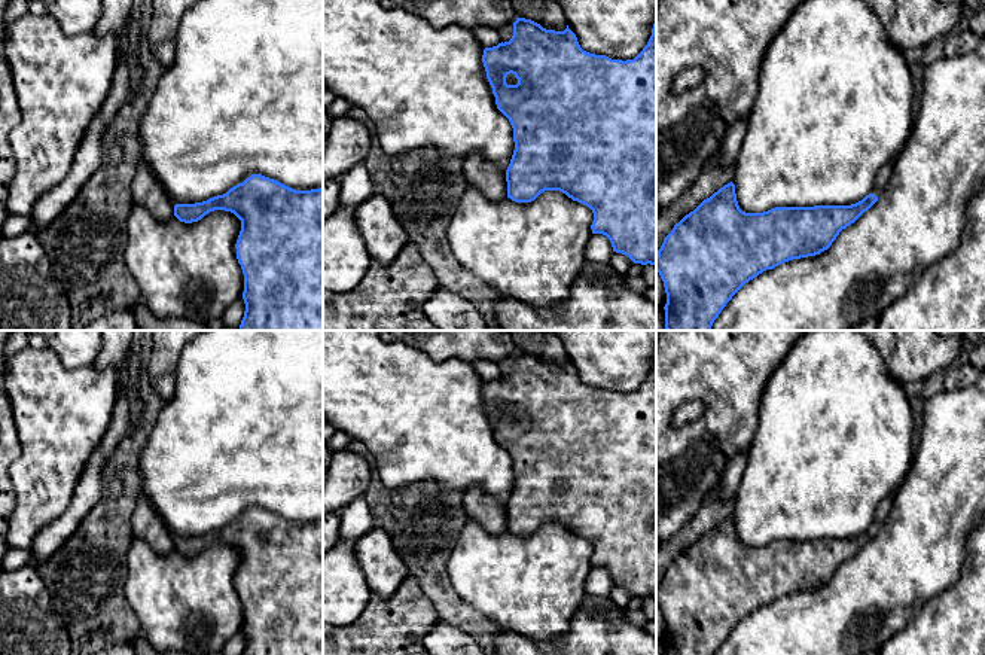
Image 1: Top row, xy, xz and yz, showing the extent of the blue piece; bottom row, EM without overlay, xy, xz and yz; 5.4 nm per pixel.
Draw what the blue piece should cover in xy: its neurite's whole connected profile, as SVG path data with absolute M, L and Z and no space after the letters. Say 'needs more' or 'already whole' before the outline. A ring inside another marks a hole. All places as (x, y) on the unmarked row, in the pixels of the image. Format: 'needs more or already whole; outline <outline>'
already whole; outline M251 508L223 528L195 537L176 537L174 549L180 555L192 557L214 543L231 545L241 554L235 578L244 607L246 645L241 655L323 655L323 520L295 524L274 512Z

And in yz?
needs more; outline M893 494L885 496L870 527L851 539L775 540L745 546L738 539L735 518L720 521L674 558L658 584L656 604L667 627L665 655L714 655L732 630L763 604L827 584L842 563L878 534L893 500Z

